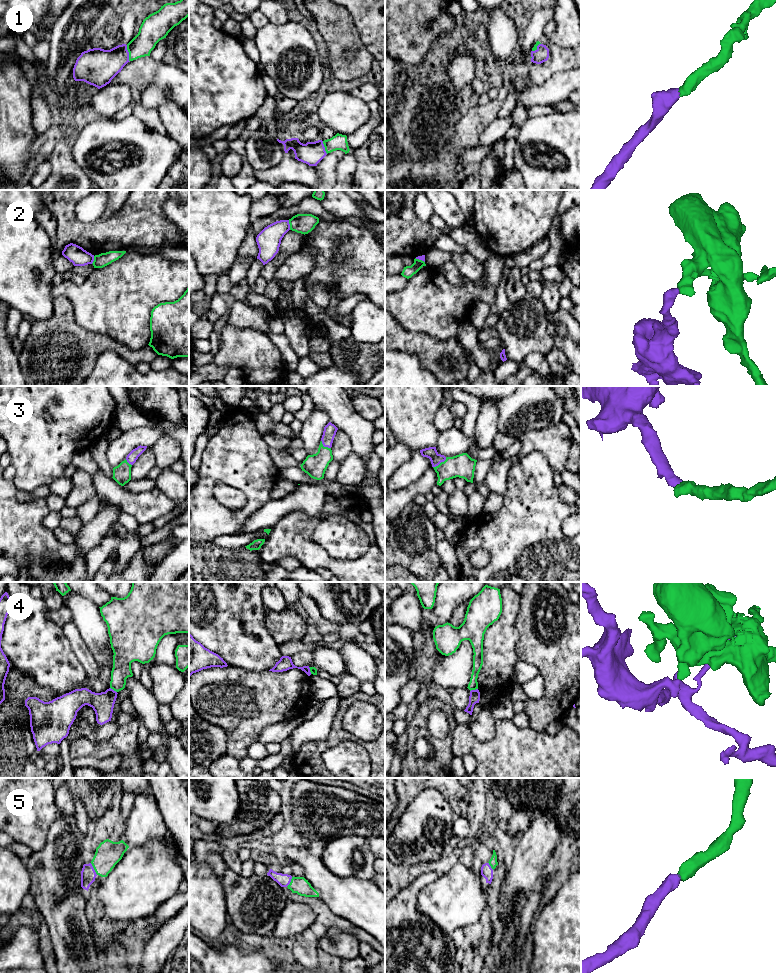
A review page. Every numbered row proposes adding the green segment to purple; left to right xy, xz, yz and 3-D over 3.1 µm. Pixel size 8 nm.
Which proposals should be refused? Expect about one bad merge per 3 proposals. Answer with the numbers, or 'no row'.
2, 4

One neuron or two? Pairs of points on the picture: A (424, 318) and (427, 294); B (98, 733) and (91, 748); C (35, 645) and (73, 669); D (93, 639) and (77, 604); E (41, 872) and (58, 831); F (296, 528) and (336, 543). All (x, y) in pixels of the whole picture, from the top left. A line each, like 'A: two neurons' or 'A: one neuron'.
A: one neuron
B: two neurons
C: one neuron
D: one neuron
E: one neuron
F: two neurons

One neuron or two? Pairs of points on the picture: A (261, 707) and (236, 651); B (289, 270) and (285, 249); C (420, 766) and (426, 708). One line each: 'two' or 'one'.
A: two
B: two
C: one

